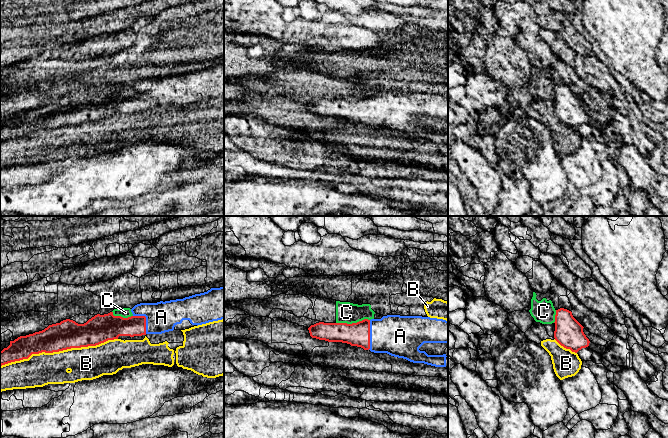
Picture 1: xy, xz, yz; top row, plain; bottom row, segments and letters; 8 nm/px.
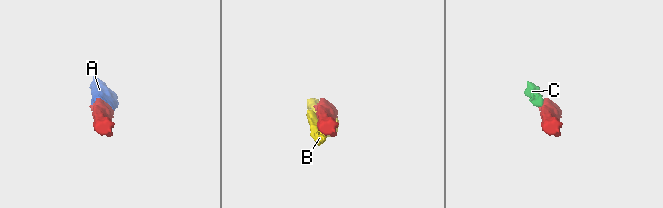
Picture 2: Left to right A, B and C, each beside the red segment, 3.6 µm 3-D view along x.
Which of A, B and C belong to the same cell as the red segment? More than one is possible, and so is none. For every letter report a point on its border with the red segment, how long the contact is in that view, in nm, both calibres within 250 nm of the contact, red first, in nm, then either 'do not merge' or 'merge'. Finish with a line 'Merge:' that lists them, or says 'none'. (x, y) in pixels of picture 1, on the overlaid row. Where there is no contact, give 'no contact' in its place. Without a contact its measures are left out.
A: meets red in xz at (369, 335); contact 240 nm long; 190 nm thick on the red side, 340 nm on the other; merge
B: meets red in xy at (58, 351); contact 950 nm long; 240 nm thick on the red side, 280 nm on the other; do not merge
C: meets red in xz at (352, 323); contact 280 nm long; 190 nm thick on the red side, 170 nm on the other; do not merge
Merge: A

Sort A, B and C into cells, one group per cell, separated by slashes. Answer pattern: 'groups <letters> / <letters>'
groups A / B / C

